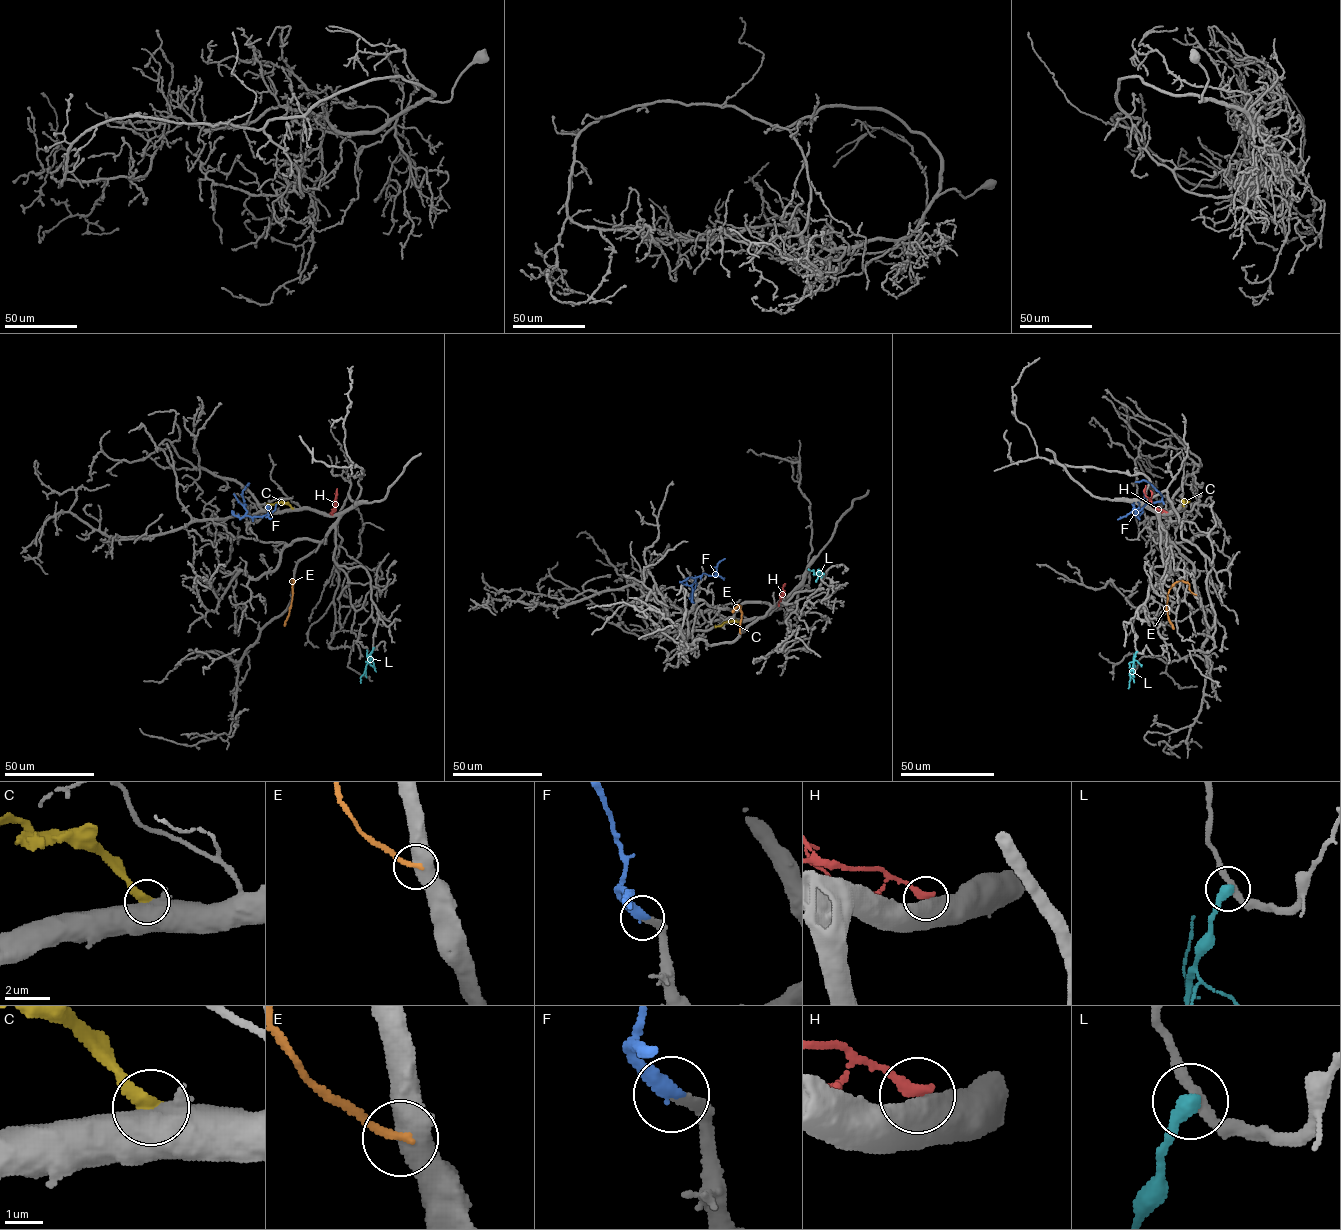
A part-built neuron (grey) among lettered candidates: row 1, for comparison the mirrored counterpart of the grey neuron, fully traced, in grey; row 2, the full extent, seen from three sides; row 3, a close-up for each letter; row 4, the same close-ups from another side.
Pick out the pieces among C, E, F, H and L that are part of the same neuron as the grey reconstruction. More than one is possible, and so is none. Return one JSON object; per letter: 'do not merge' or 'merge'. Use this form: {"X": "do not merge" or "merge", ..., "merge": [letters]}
{"C": "do not merge", "E": "do not merge", "F": "merge", "H": "do not merge", "L": "do not merge", "merge": ["F"]}

